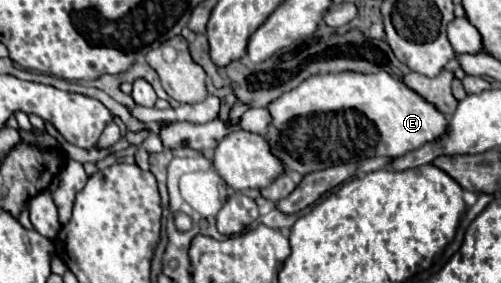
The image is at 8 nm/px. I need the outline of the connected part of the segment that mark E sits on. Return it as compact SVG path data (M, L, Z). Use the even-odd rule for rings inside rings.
M340 71L332 75L312 75L304 79L298 87L286 91L278 99L266 105L272 121L262 135L268 139L272 155L280 159L286 171L296 171L300 175L314 173L326 167L334 167L340 163L356 163L360 159L370 157L400 157L416 147L438 139L446 127L446 117L436 111L430 103L426 103L420 95L408 89L400 79L388 75L386 71L378 71L376 75L360 75L354 71Z

